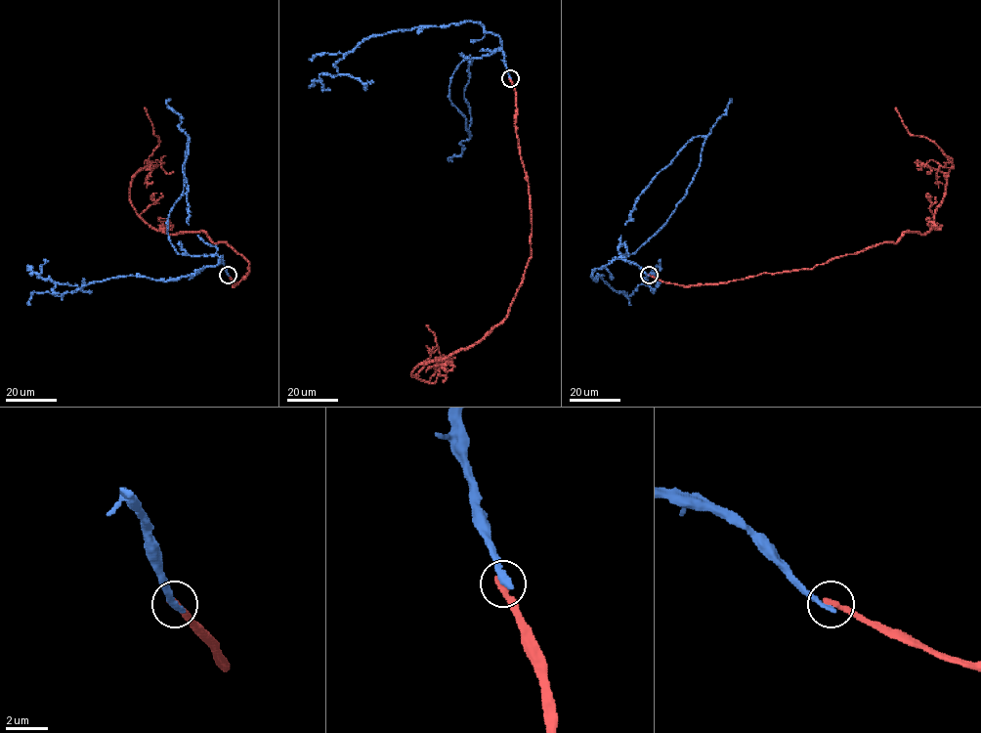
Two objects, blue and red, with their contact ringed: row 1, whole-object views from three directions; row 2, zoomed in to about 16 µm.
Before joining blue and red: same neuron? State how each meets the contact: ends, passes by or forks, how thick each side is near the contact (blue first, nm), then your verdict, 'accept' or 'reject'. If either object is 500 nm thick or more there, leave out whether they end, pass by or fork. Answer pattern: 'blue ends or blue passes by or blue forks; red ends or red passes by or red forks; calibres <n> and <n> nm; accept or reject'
blue ends; red ends; calibres 320 and 360 nm; reject

